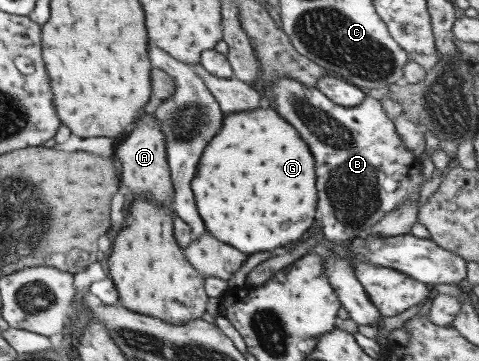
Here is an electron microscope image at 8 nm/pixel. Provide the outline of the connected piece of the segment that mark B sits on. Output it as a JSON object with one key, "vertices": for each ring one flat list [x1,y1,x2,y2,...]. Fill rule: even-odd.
{"vertices":[[292,77,276,79,272,83,272,95,276,103,274,109,298,131,313,154,318,178,318,216,322,220,323,234,329,241,348,246,394,207,410,201,419,202,420,188,425,182,421,163,423,157,414,156,405,147,380,101,365,97,360,104,345,107,334,104,317,88,308,88]]}

